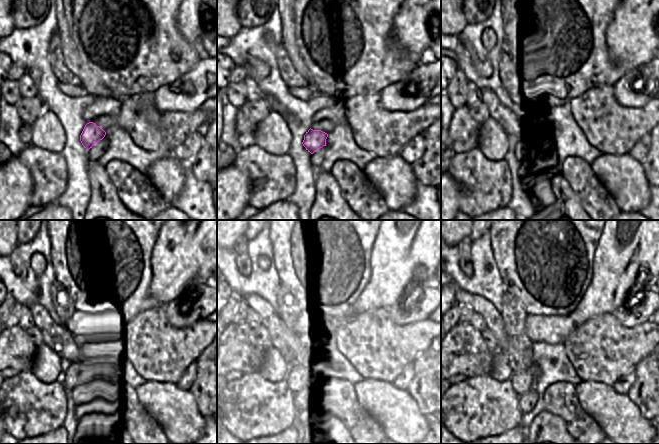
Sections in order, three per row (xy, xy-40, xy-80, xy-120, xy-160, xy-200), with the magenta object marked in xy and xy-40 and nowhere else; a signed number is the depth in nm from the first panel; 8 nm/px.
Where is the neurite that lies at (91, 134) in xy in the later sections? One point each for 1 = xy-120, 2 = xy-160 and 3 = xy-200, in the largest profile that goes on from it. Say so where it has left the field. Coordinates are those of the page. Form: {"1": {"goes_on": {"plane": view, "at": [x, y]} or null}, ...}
{"1": {"goes_on": {"plane": "xy-120", "at": [74, 376]}}, "2": {"goes_on": {"plane": "xy-160", "at": [297, 381]}}, "3": {"goes_on": {"plane": "xy-200", "at": [522, 382]}}}

